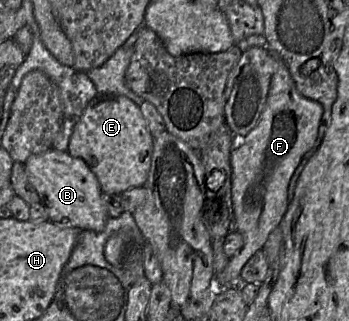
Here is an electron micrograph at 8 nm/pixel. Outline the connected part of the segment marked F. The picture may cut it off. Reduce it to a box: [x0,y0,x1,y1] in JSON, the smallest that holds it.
[215,58,323,290]

